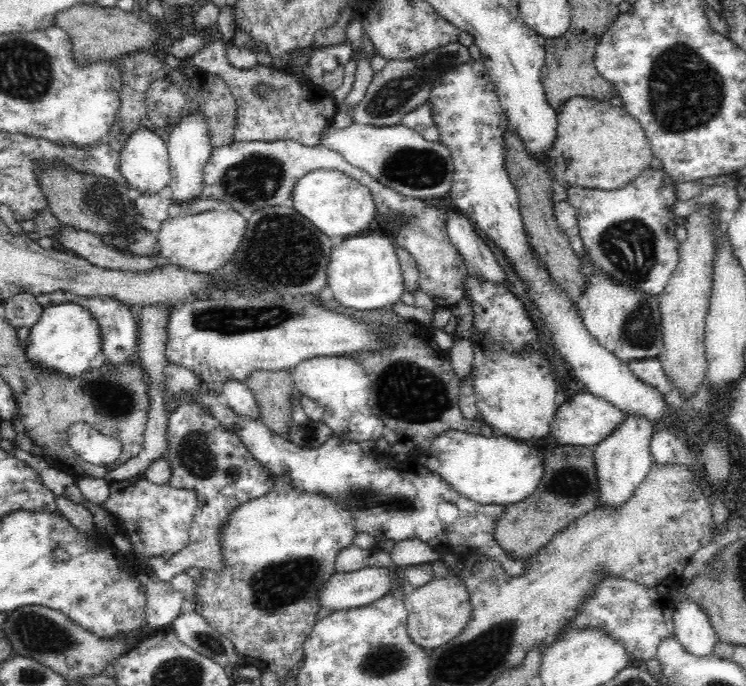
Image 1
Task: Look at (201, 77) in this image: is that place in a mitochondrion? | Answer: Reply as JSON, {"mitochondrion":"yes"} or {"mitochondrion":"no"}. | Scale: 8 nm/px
{"mitochondrion":"no"}

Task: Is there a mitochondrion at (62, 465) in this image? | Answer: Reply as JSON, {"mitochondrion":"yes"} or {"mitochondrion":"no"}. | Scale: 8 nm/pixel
{"mitochondrion":"no"}

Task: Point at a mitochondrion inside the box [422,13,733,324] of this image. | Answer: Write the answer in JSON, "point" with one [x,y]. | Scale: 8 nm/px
{"point":[685,92]}

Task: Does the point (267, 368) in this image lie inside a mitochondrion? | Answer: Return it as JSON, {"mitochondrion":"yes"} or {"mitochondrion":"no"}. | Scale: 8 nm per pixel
{"mitochondrion":"no"}

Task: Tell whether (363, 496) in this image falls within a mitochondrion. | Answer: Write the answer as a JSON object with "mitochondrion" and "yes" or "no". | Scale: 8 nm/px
{"mitochondrion":"yes"}

